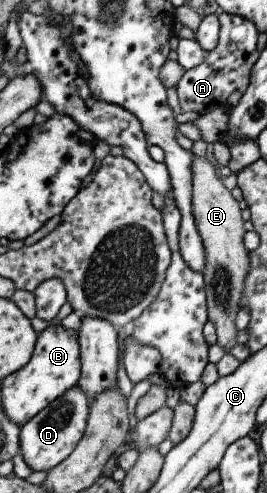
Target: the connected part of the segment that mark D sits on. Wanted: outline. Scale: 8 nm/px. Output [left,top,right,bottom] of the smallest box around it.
[18,385,89,472]

